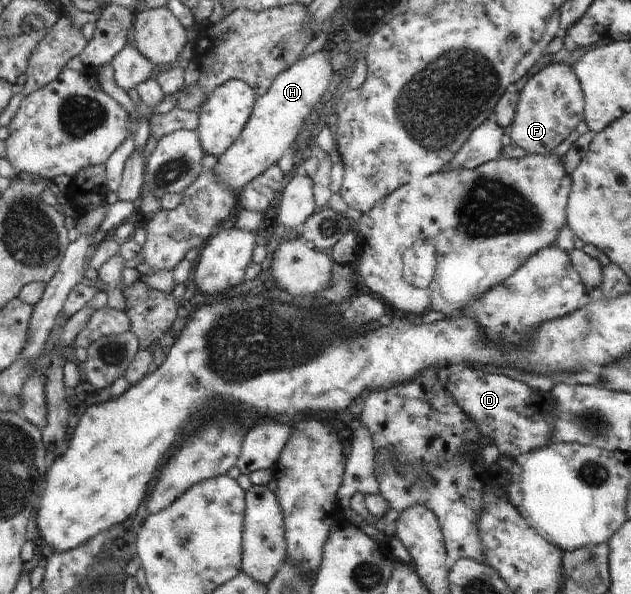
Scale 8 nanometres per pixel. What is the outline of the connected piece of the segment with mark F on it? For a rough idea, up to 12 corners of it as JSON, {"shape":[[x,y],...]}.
{"shape":[[551,64],[518,92],[508,129],[548,154],[584,121],[571,67]]}

